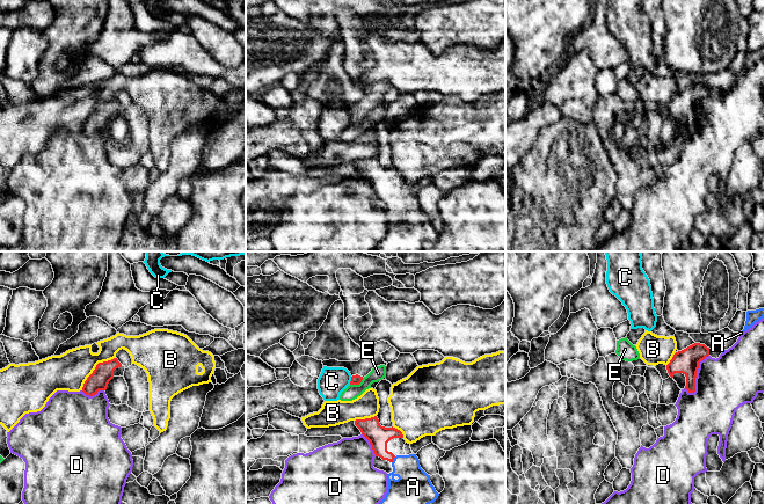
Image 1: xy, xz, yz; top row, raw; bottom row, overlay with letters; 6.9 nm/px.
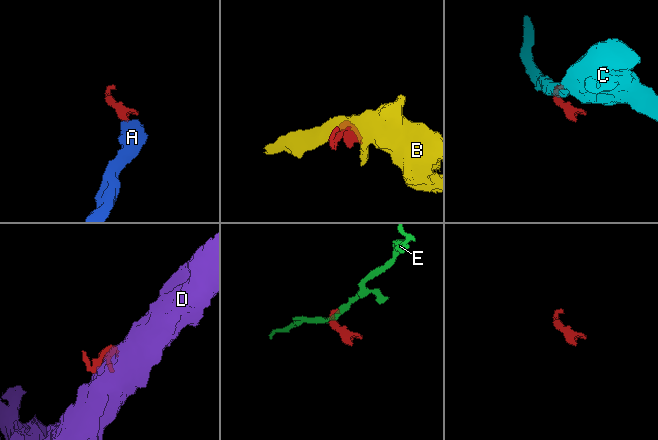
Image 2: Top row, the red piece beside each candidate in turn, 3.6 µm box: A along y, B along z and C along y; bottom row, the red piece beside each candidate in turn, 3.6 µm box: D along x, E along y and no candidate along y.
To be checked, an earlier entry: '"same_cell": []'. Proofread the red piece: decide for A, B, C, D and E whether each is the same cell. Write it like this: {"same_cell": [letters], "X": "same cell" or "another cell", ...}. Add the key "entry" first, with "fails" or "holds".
{"entry": "fails", "same_cell": ["A"], "A": "same cell", "B": "another cell", "C": "another cell", "D": "another cell", "E": "another cell"}

